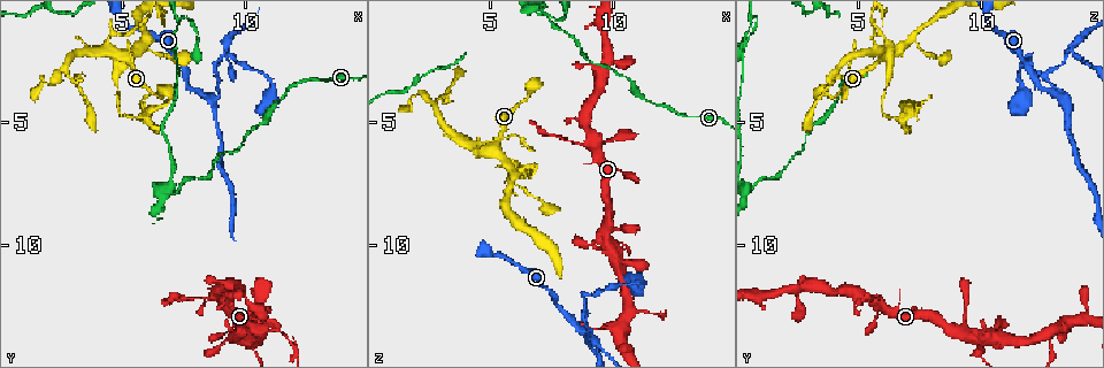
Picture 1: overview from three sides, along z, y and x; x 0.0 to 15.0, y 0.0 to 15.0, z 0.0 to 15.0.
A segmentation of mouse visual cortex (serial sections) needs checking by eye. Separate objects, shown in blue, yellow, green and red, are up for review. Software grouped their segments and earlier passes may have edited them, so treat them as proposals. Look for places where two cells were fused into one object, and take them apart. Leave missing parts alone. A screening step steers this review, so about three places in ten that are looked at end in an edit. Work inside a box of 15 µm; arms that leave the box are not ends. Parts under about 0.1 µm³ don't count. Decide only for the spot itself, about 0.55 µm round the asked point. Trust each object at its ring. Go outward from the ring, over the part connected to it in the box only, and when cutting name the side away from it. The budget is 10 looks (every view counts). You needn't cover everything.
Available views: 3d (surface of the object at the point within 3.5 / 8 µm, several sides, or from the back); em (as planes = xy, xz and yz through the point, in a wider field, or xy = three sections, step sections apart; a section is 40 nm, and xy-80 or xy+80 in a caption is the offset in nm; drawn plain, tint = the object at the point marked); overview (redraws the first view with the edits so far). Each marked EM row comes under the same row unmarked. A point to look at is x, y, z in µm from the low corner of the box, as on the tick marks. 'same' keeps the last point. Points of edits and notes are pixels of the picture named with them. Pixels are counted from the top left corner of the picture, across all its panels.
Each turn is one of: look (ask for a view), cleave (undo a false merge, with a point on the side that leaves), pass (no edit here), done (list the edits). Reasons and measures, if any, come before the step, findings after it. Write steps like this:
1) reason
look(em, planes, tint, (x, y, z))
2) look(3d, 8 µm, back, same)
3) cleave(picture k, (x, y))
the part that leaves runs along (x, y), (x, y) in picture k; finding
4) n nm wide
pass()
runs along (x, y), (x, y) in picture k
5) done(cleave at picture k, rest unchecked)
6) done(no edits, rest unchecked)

arms part here
look(3d, 3.5 µm, (5.9, 1.6, 7.0))

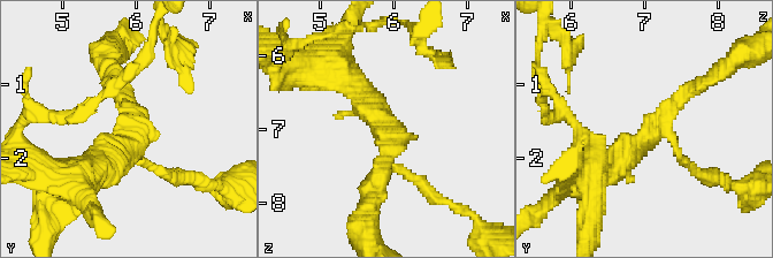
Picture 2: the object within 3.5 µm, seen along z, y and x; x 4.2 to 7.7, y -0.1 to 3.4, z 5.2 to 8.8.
pass()
runs along (601, 165), (708, 83) in picture 2; continuous, no second cell

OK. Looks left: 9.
abrupt turn
look(3d, 3.5 µm, (5.0, 4.7, 6.0))

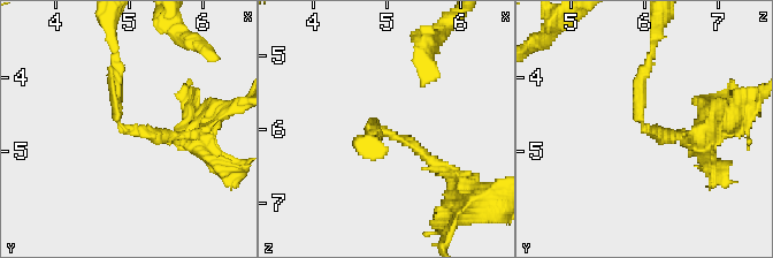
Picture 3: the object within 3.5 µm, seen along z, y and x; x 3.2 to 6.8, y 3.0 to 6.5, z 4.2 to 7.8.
arms of 150, 150 nm
look(em, planes, tint, (4.95, 4.60, 5.95))

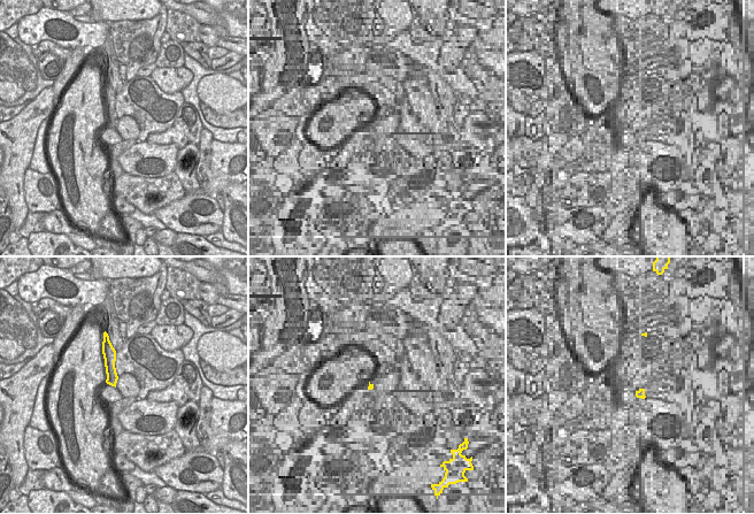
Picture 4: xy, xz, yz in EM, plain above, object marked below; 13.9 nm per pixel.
cleave(picture 3, (414, 144))
the part that leaves runs along (383, 130), (454, 180), (458, 198) in picture 3; a second cell is stuck on

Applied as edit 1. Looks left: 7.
branch point
look(3d, 3.5 µm, (2.8, 2.8, 4.2))

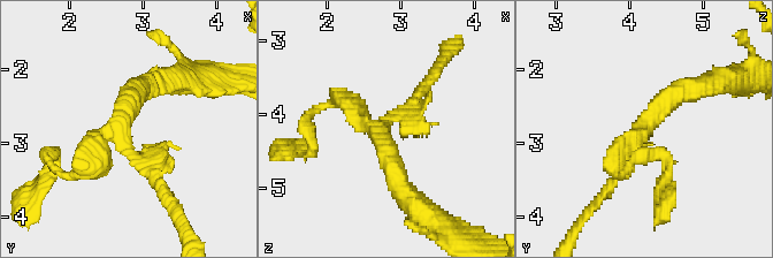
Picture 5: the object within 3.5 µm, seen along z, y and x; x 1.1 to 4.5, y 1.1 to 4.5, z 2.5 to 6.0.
3 arms; arms of 100, 300, 300 nm; need the tissue
look(em, xy, step 5, tint, (2.75, 2.75, 4.30))

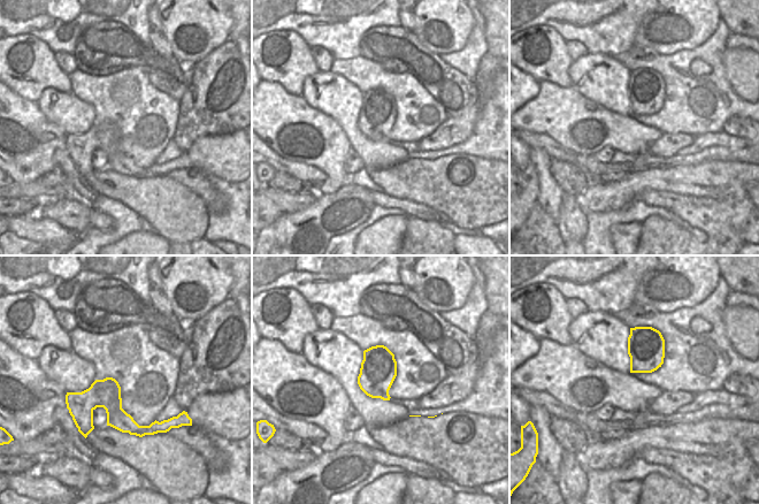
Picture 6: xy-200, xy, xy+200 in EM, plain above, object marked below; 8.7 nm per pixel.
cleave(picture 5, (428, 97))
the part that leaves runs along (397, 115), (407, 109), (443, 59) in picture 5; a second cell is stuck on

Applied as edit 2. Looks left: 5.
three-way junction
look(3d, 3.5 µm, (8.7, 4.0, 13.5))

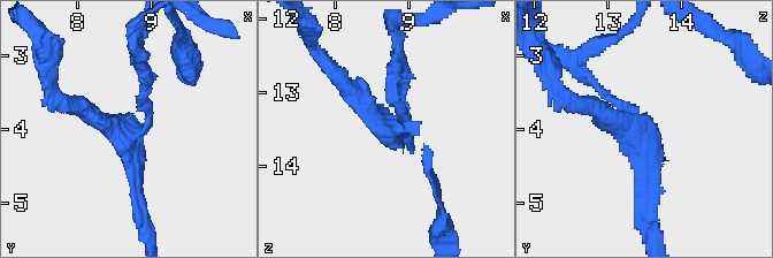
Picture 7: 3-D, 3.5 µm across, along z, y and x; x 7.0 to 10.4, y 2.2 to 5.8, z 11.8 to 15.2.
shape alone is not enough
look(em, xy, step 3, tint, (8.65, 4.05, 13.45))

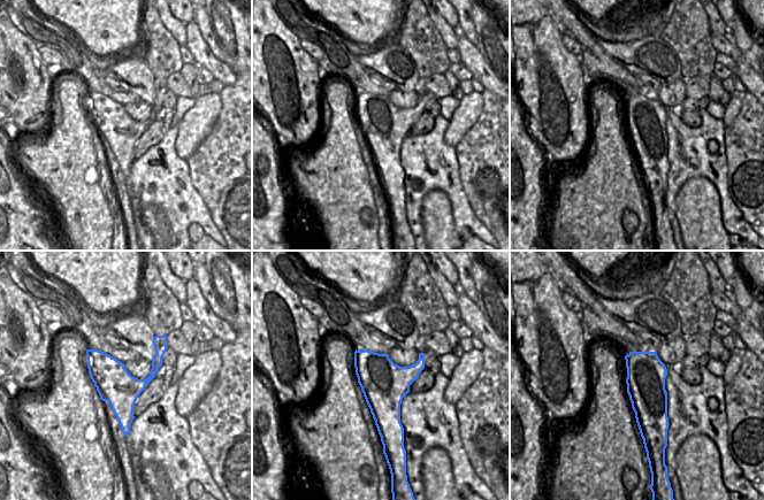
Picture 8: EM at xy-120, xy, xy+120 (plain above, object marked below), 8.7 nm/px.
another direction
look(em, xy, step 5, tint, same)

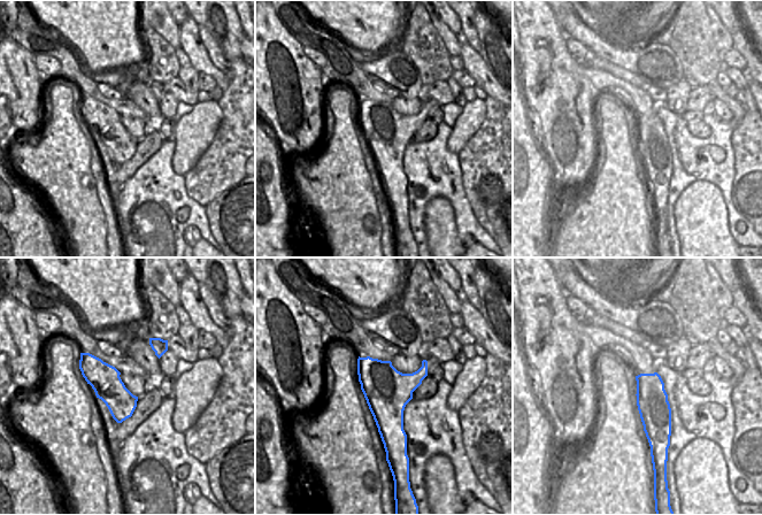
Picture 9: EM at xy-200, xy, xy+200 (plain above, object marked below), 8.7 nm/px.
arms of 150, 200, 200 nm
pass()
runs along (79, 105), (136, 133), (147, 122), (144, 90) in picture 7; all the same cell

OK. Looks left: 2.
branch point
look(3d, 3.5 µm, (10.8, 13.5, 12.8))

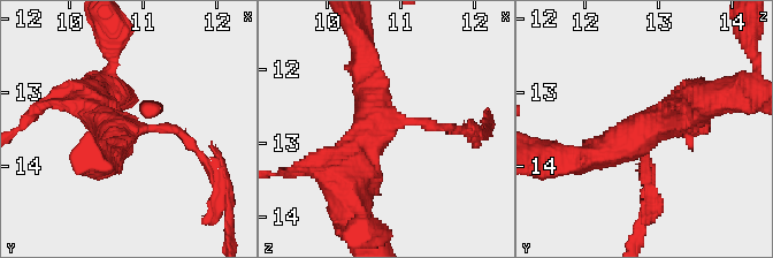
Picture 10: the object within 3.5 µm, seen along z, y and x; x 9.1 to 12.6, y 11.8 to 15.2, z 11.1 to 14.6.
3 arms; arms of 150, 400, 500 nm; shape alone is not enough
look(em, xy, step 2, tint, (10.85, 13.50, 12.70))

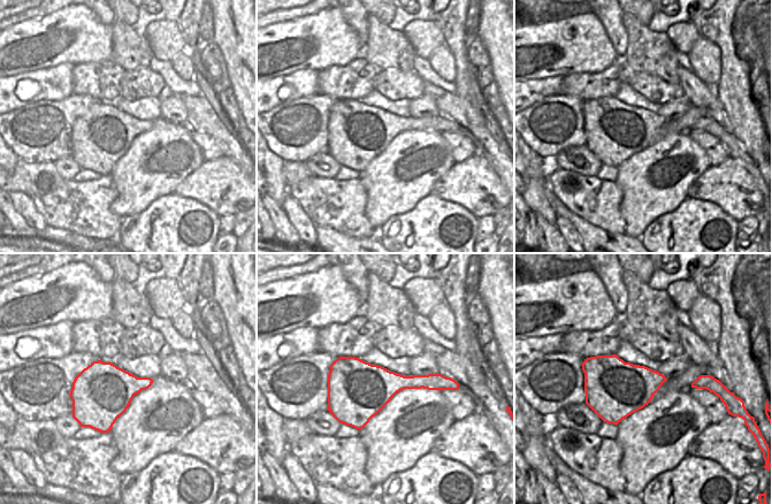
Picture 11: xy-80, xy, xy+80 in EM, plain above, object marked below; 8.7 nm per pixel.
500 nm wide
cleave(picture 10, (452, 129))
the part that leaves runs along (413, 121), (487, 133) in picture 10; two cells meet here

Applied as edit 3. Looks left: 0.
done(cleave at picture 3, cleave at picture 5, cleave at picture 10, rest unchecked)

